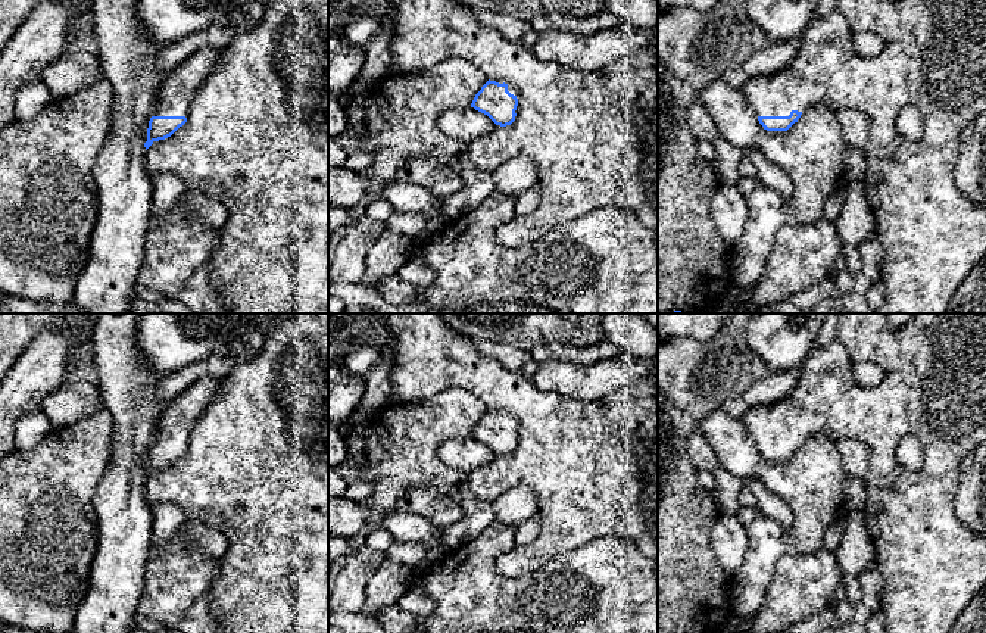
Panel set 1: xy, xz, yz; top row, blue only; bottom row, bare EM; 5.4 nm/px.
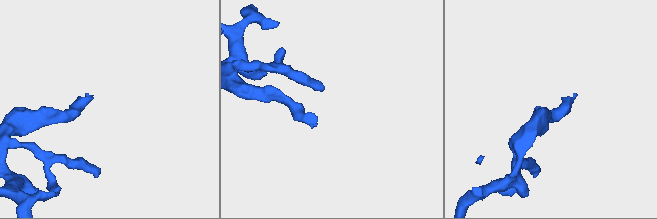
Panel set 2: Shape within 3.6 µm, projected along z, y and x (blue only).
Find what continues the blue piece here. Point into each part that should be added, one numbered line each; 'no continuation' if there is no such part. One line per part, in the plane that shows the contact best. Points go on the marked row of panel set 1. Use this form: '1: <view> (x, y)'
1: yz (933, 58)

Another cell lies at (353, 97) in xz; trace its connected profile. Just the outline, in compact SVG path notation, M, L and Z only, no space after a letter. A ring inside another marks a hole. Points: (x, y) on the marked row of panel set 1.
M358 79L338 96L338 102L346 112L347 130L356 137L361 137L365 130L365 94L368 93L368 90L369 84Z

